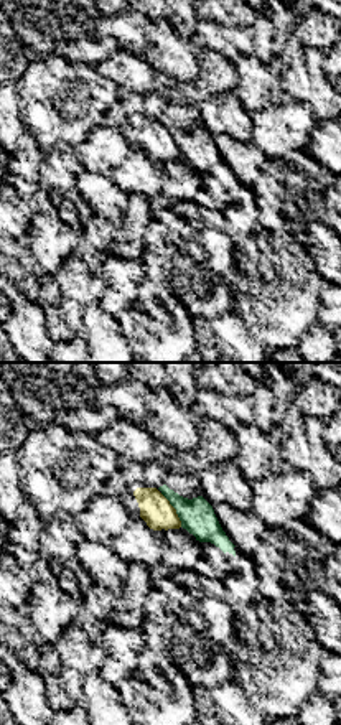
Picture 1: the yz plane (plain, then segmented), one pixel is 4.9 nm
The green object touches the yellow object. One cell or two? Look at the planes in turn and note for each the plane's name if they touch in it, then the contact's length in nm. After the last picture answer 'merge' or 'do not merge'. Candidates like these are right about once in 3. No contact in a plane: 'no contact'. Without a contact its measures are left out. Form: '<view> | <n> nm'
yz | 200 nm

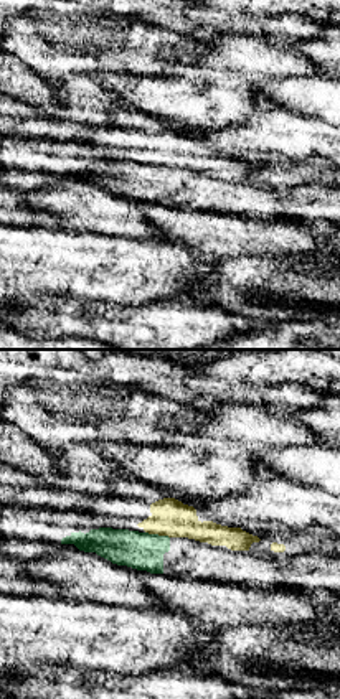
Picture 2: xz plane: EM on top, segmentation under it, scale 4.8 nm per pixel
xz | 120 nm

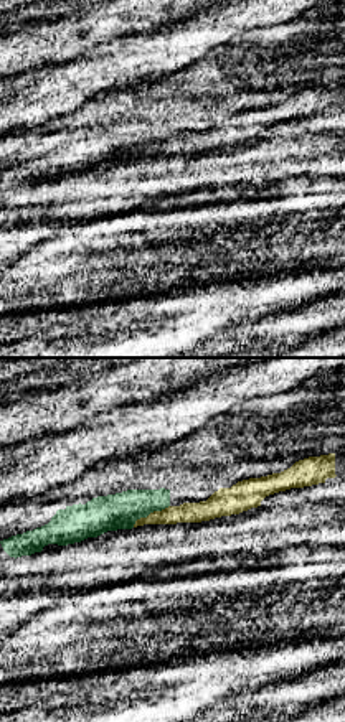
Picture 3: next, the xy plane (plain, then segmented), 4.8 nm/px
xy | 220 nm

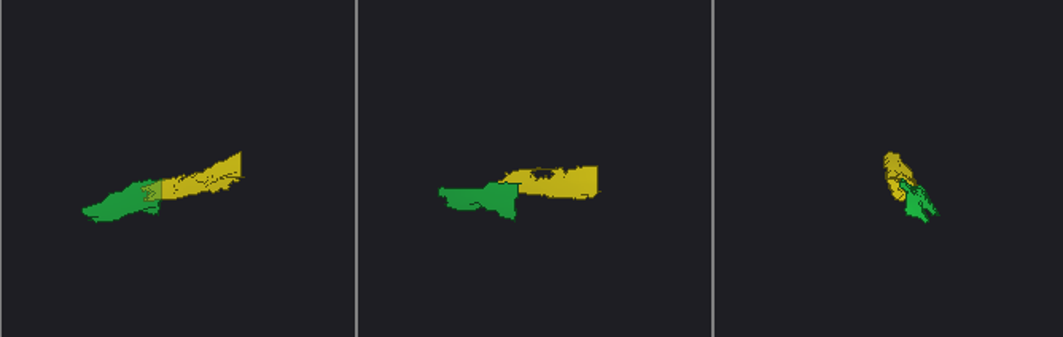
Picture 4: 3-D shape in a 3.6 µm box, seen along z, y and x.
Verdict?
do not merge

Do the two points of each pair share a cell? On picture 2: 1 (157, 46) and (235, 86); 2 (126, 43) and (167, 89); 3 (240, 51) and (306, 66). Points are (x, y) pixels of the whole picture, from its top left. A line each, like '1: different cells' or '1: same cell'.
1: different cells
2: different cells
3: same cell

